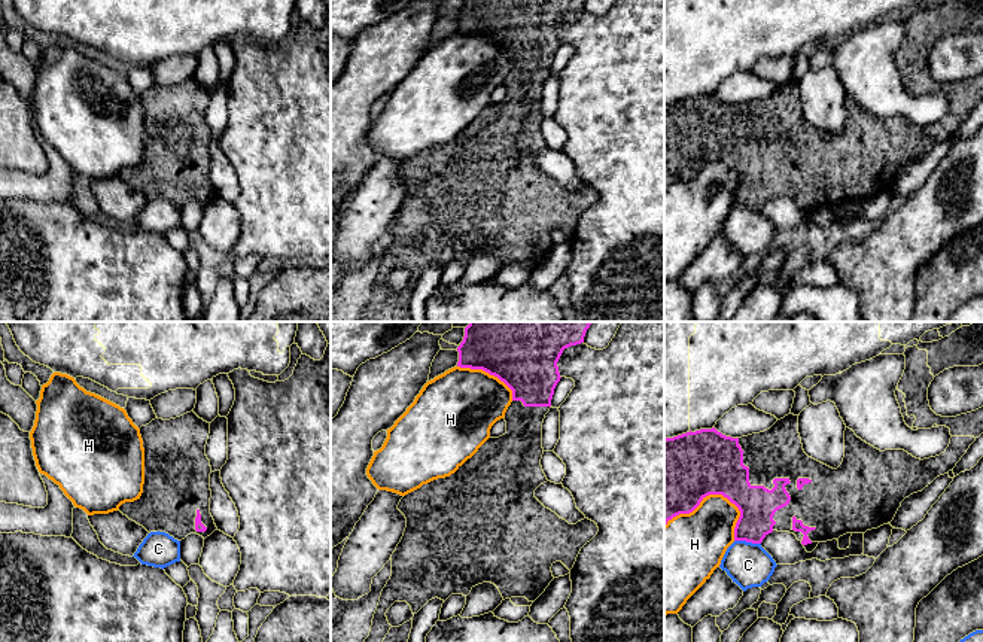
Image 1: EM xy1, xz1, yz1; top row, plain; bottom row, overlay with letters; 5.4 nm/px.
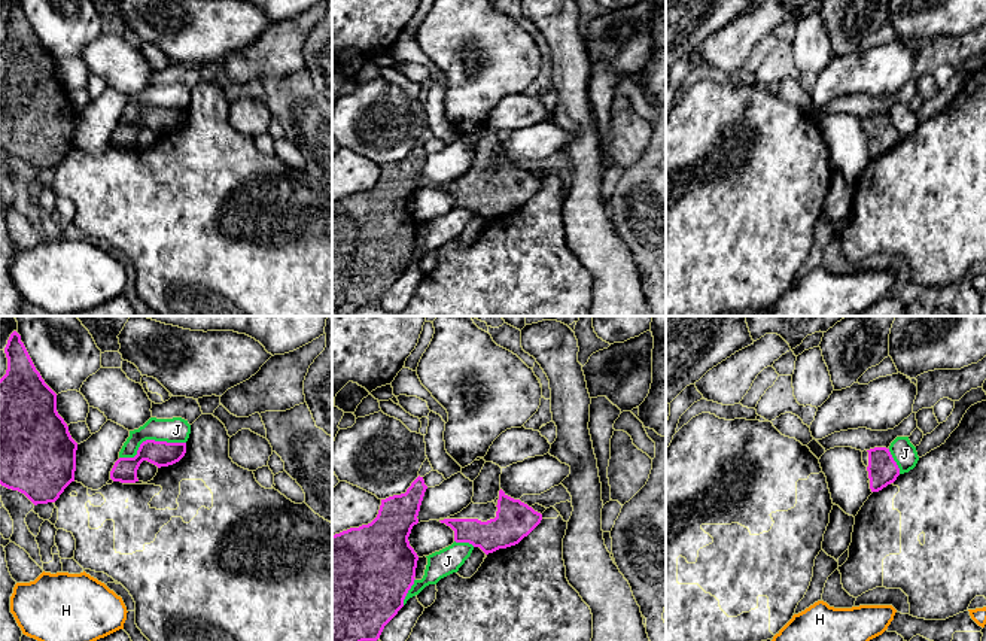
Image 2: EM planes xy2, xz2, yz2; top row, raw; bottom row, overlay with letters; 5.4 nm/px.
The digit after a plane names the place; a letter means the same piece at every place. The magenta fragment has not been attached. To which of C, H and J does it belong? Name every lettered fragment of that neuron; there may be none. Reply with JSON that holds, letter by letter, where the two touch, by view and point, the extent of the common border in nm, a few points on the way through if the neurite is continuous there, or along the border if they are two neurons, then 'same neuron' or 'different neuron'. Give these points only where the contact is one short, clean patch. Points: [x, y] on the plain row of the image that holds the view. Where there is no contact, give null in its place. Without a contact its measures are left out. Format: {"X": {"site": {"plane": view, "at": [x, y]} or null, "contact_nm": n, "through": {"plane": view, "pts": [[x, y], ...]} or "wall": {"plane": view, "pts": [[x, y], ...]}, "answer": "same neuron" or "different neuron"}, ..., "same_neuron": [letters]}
{"C": {"site": {"plane": "yz1", "at": [748, 207]}, "contact_nm": 150, "answer": "different neuron"}, "H": {"site": {"plane": "yz1", "at": [702, 166]}, "contact_nm": 420, "answer": "different neuron"}, "J": {"site": {"plane": "xy2", "at": [149, 106]}, "contact_nm": 380, "answer": "different neuron"}, "same_neuron": []}

